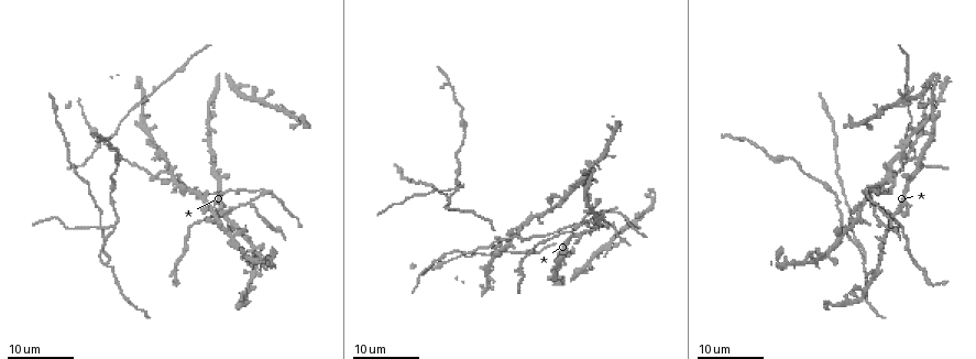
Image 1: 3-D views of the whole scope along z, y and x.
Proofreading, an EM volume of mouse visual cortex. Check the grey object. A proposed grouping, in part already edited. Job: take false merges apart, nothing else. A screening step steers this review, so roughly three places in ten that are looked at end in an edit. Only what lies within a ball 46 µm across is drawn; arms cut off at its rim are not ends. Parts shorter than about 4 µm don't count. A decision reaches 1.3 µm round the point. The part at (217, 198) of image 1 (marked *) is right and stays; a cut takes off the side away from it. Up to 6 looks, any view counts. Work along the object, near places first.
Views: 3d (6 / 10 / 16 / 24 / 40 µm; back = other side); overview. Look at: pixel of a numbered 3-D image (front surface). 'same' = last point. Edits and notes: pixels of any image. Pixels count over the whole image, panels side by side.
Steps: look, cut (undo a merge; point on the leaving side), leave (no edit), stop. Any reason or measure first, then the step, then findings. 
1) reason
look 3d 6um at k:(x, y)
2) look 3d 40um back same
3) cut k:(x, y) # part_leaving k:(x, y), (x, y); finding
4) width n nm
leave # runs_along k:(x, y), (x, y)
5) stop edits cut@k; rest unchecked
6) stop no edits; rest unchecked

four or more arms meet
look 3d 24um at 1:(890, 171)

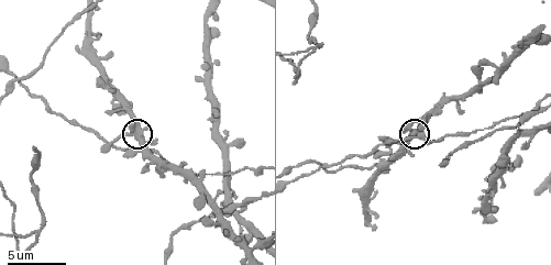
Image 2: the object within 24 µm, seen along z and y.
look 3d 10um at 2:(135, 129)

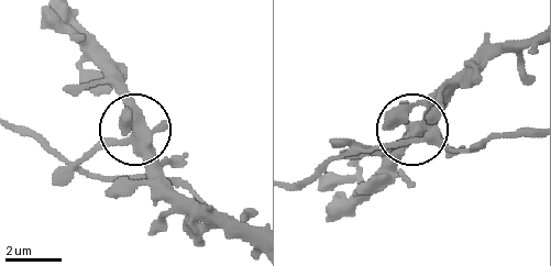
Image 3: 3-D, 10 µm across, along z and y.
width 410 nm
leave # one neuron here

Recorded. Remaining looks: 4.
sudden change in width
look 3d 24um at 1:(115, 271)

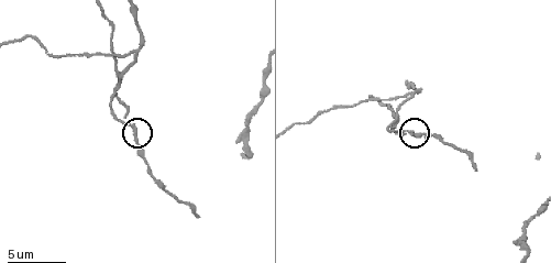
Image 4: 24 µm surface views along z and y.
zoom in
look 3d 6um at 4:(413, 133)

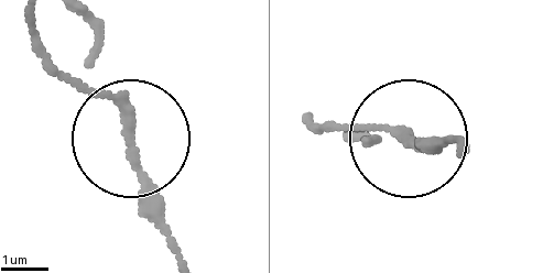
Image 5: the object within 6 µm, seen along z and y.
cut 5:(50, 73) # two neurons meet here

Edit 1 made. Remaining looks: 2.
stop edits cut@5; rest unchecked

